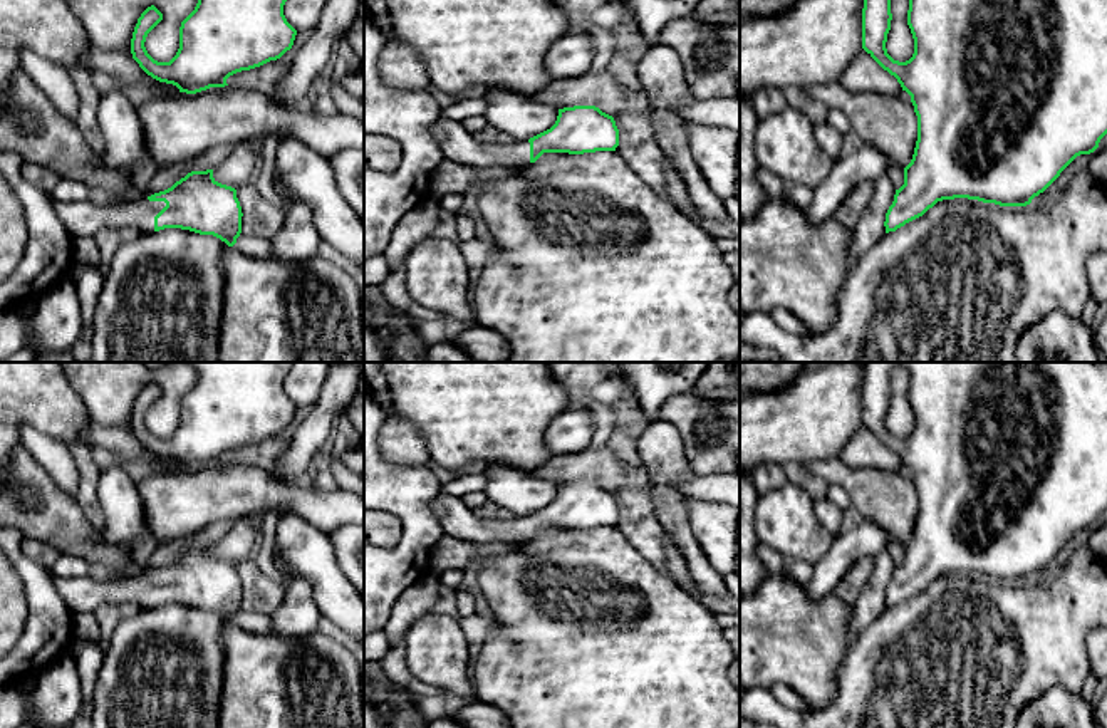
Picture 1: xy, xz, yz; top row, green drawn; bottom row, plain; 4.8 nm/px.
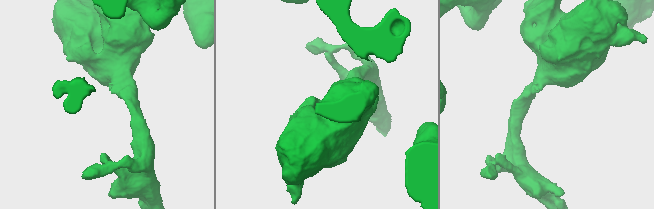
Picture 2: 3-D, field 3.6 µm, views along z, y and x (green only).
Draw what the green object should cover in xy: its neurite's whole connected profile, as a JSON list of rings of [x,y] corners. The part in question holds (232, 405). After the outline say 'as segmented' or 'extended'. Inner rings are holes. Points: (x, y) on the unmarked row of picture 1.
[[[143,362],[153,372],[176,366],[191,366],[198,379],[181,398],[179,424],[169,438],[154,436],[146,423],[148,409],[163,396],[163,389],[148,382],[133,408],[131,429],[139,443],[153,455],[173,460],[179,468],[196,470],[210,463],[225,463],[236,448],[260,443],[280,434],[292,424],[297,406],[287,398],[283,381],[294,362]]]; as segmented

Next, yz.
[[[864,362],[862,424],[911,471],[917,491],[917,517],[911,538],[904,543],[904,560],[896,565],[886,589],[886,609],[922,592],[938,577],[968,574],[1000,582],[1026,582],[1043,569],[1080,530],[1090,530],[1107,510],[1107,362]],[[891,371],[909,371],[907,401],[914,414],[909,436],[894,436],[886,424],[891,406]]]; as segmented

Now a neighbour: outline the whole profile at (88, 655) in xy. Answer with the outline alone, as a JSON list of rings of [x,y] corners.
[[[72,637],[70,647],[74,651],[74,659],[81,678],[82,703],[92,703],[104,651],[99,642],[82,637]]]

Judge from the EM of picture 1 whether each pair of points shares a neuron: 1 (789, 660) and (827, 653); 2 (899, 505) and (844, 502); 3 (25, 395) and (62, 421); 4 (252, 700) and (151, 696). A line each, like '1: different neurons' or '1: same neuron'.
1: same neuron
2: different neurons
3: same neuron
4: different neurons

